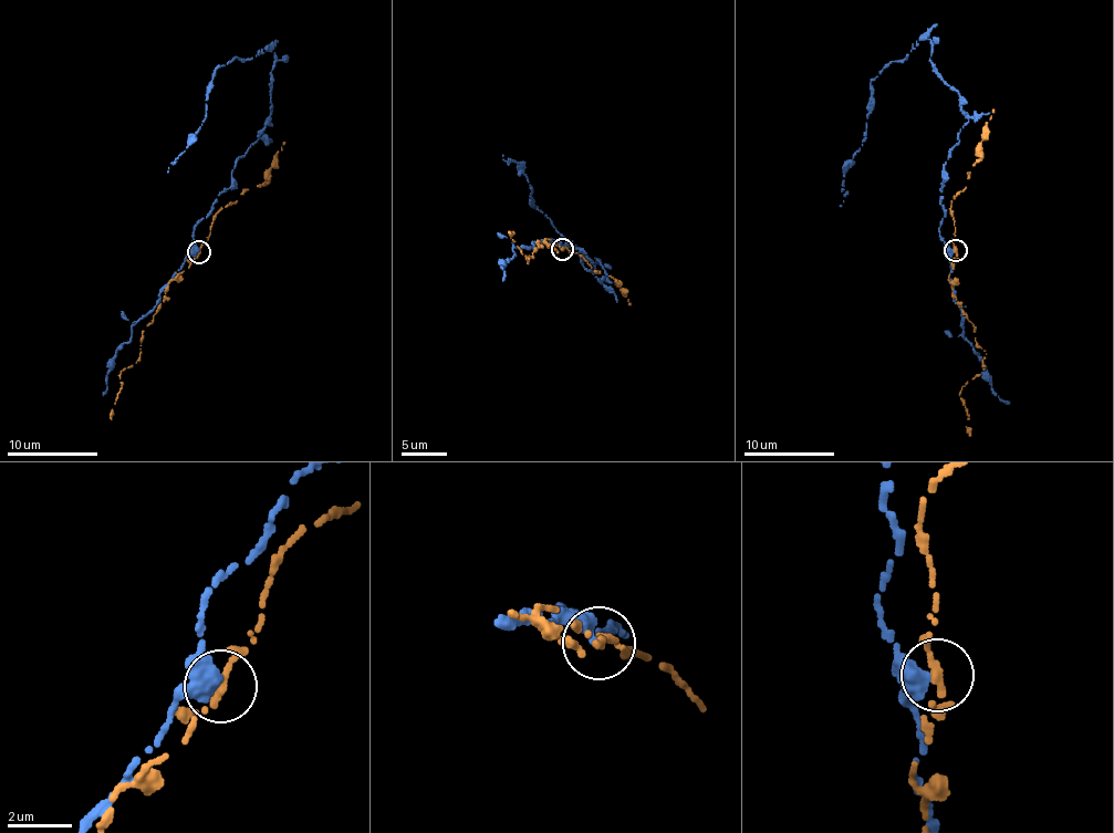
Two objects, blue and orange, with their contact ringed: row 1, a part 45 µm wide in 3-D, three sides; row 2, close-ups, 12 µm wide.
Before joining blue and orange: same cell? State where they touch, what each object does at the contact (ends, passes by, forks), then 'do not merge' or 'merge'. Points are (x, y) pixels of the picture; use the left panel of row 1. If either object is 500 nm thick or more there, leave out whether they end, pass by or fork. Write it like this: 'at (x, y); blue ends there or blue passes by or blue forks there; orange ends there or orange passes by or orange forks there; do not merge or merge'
at (198, 251); blue ends there; orange passes by; do not merge

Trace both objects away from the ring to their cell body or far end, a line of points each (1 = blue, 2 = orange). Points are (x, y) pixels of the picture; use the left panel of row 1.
1: (197, 251), (195, 226), (231, 185), (231, 172), (270, 114), (272, 50), (217, 69), (204, 122), (167, 173)
2: (199, 251), (167, 285), (153, 321), (143, 331), (139, 361), (121, 375), (122, 388), (110, 418)

